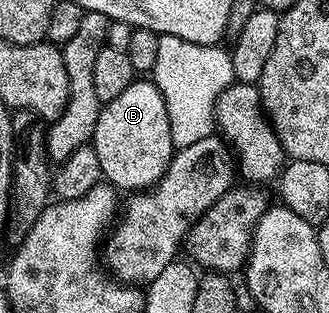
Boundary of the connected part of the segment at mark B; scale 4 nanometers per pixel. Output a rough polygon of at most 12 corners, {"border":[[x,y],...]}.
{"border":[[147,77],[102,104],[93,146],[120,192],[155,186],[177,150]]}

